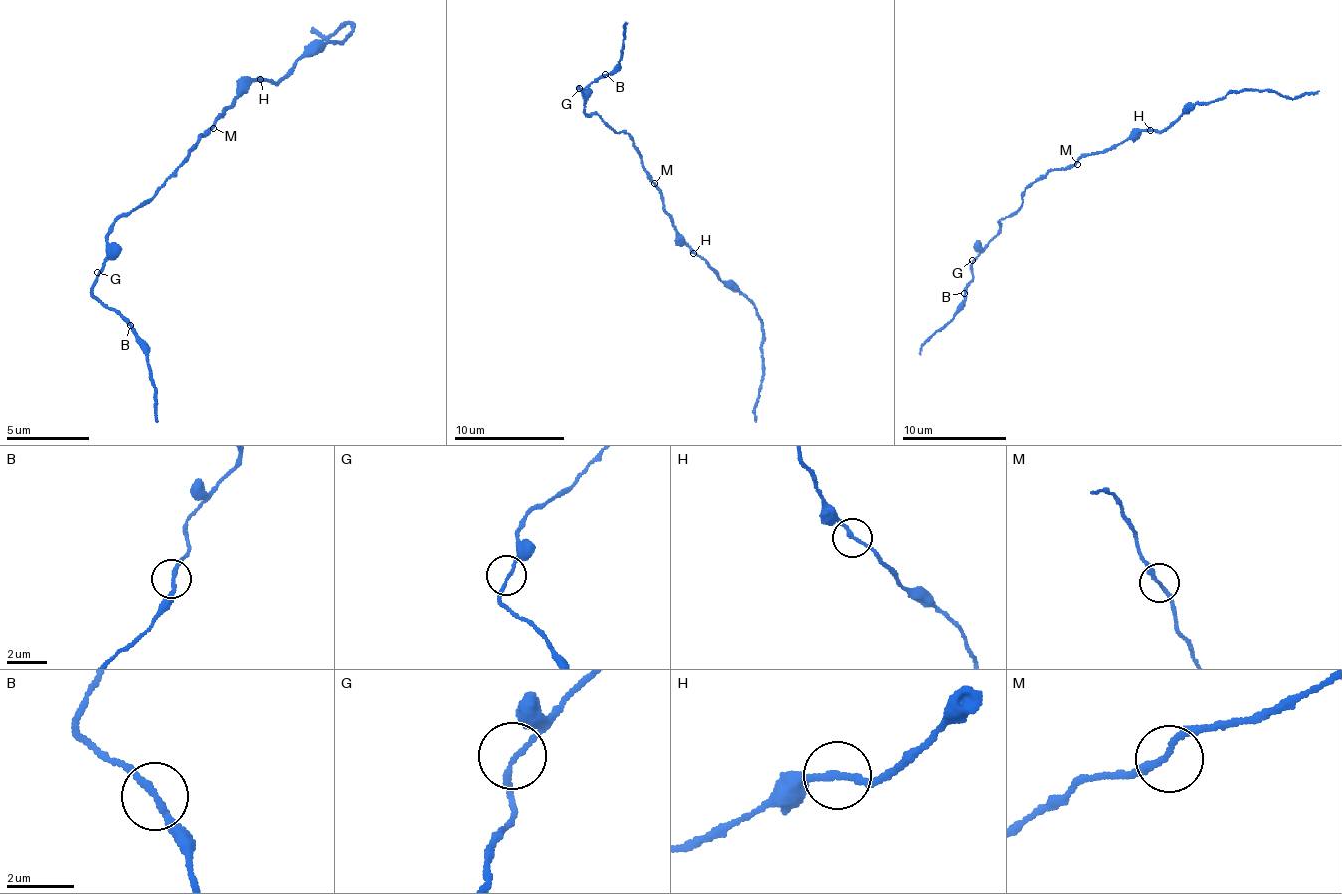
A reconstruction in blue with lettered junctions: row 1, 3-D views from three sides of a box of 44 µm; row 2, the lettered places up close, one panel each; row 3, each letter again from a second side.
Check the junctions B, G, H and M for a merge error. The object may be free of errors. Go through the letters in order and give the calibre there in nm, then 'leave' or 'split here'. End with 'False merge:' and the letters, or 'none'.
B: 200 nm | leave
G: 160 nm | leave
H: 180 nm | leave
M: 190 nm | leave
False merge: none

